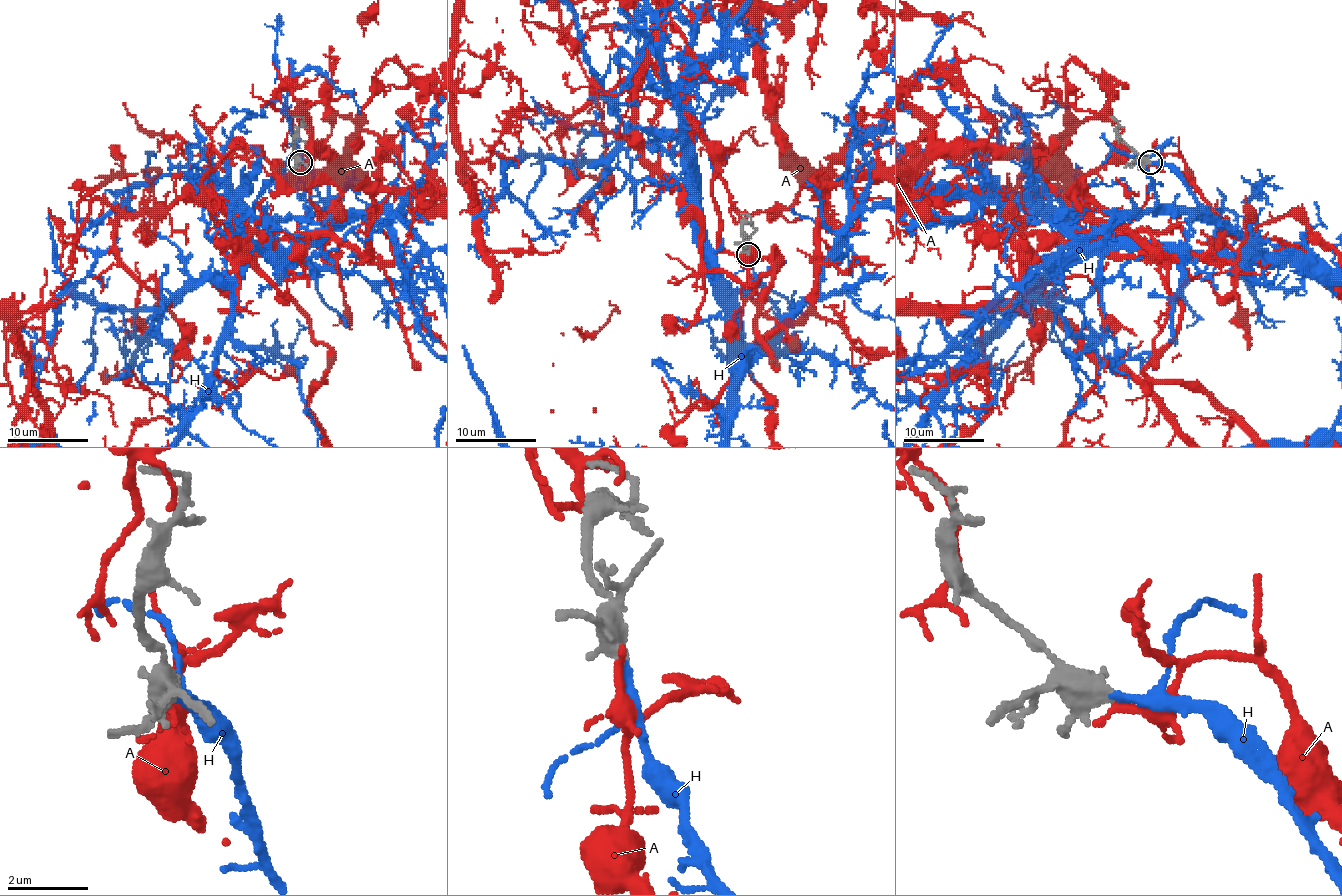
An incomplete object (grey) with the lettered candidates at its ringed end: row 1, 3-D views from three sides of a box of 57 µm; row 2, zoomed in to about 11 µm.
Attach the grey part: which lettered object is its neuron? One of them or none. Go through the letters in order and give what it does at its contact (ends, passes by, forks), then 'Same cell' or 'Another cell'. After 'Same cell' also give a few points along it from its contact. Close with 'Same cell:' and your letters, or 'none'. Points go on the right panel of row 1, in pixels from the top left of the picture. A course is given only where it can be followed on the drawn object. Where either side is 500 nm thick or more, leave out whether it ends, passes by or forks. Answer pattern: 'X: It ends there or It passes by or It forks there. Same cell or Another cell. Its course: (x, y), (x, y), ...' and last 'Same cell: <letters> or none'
A: It ends there. Another cell
H: It ends there. Same cell
Same cell: H

